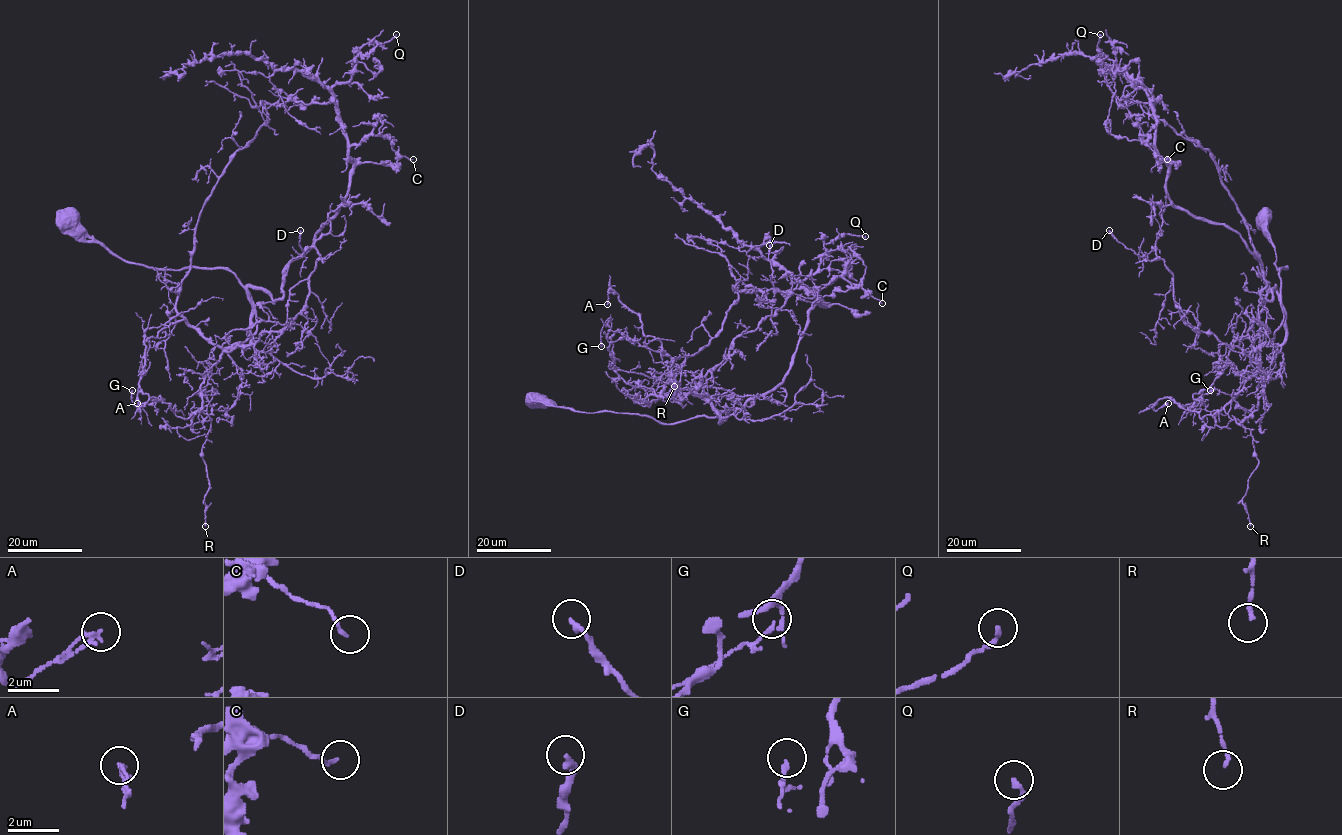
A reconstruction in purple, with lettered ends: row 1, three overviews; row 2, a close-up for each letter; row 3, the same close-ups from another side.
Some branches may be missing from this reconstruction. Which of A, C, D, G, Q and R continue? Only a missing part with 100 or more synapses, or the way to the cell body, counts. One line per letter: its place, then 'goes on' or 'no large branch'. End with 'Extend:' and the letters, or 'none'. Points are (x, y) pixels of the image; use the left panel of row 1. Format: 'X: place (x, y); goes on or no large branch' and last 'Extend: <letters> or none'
A: place (137, 403); no large branch
C: place (413, 159); no large branch
D: place (300, 230); no large branch
G: place (132, 390); no large branch
Q: place (396, 34); no large branch
R: place (205, 526); no large branch
Extend: none

